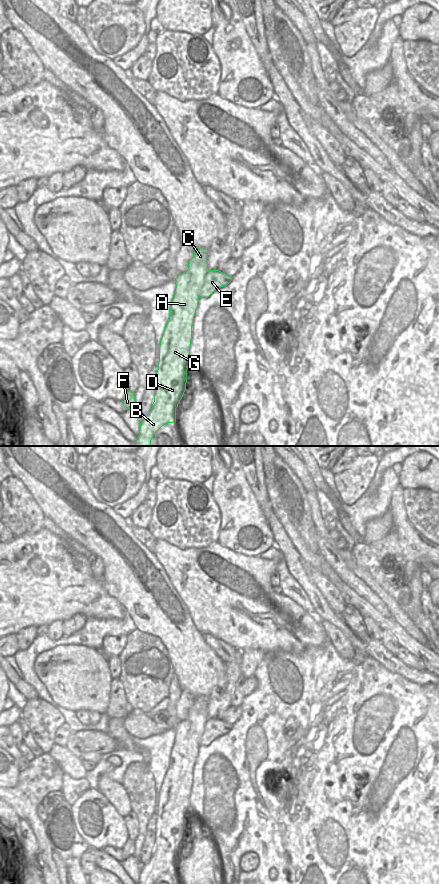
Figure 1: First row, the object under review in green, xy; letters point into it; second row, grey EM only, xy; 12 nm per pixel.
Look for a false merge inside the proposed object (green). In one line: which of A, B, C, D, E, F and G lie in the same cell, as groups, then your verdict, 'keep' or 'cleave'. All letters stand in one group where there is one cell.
A B C D G / E F; cleave

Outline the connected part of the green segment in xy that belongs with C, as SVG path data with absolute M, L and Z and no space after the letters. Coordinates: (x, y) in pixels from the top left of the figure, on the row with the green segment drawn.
M200 247L195 249L194 256L189 260L188 269L179 273L175 278L176 288L170 308L170 316L160 340L154 402L151 411L142 419L135 446L151 446L154 434L162 426L176 422L176 408L186 391L194 316L208 271L208 249Z

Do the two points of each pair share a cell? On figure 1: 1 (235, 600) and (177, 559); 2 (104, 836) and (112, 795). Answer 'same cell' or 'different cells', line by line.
1: same cell
2: different cells

